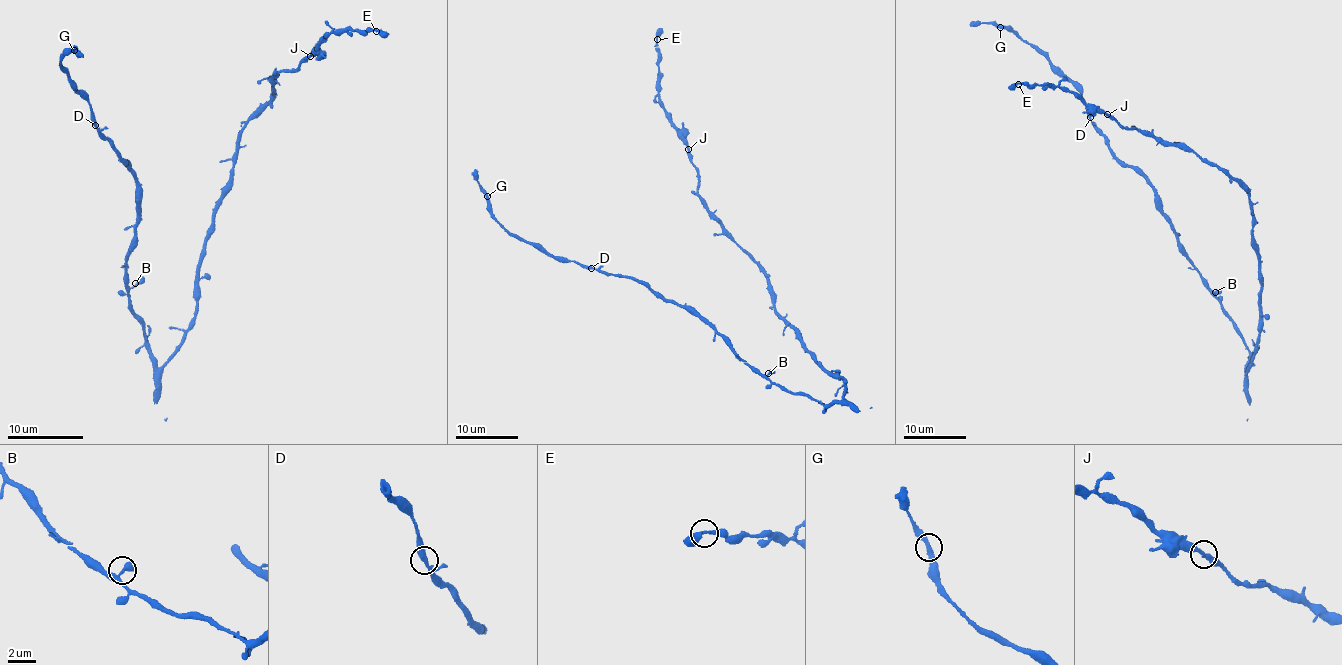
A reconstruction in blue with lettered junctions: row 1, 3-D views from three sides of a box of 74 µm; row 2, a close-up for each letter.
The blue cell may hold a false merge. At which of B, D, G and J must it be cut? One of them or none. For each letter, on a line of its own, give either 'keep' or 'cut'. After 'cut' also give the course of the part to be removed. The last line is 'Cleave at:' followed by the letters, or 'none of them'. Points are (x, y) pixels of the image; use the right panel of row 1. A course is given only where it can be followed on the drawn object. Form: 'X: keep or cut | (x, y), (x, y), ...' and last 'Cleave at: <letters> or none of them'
B: keep
D: keep
G: keep
J: keep
Cleave at: none of them

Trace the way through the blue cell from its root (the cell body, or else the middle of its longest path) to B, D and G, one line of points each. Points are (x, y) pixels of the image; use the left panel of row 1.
B: (182, 336), (170, 358), (156, 366), (156, 358), (144, 343), (142, 320), (132, 308), (129, 290), (135, 283)
D: (182, 336), (156, 366), (132, 308), (125, 270), (138, 217), (136, 181), (95, 125)
G: (182, 336), (156, 366), (132, 308), (125, 270), (138, 217), (136, 181), (59, 65), (73, 51)

